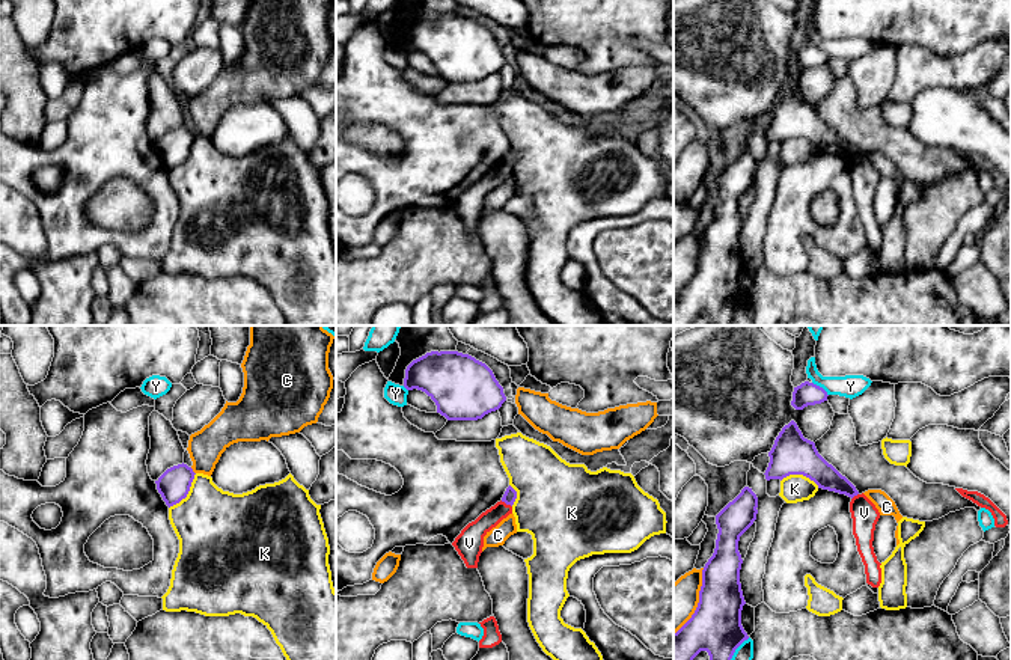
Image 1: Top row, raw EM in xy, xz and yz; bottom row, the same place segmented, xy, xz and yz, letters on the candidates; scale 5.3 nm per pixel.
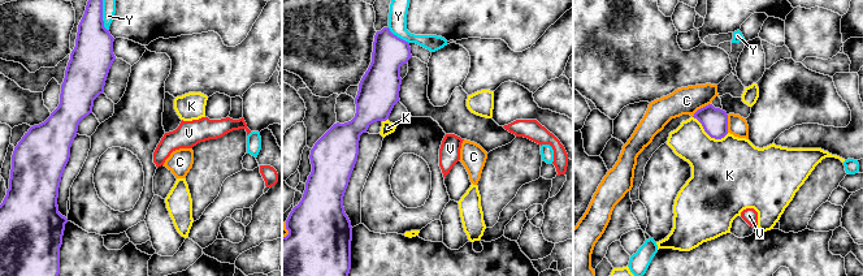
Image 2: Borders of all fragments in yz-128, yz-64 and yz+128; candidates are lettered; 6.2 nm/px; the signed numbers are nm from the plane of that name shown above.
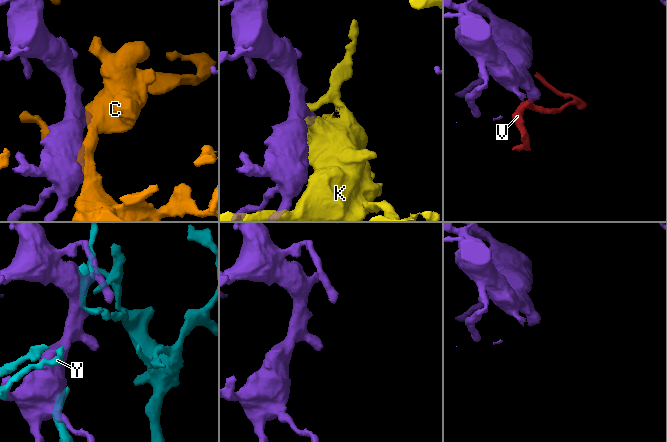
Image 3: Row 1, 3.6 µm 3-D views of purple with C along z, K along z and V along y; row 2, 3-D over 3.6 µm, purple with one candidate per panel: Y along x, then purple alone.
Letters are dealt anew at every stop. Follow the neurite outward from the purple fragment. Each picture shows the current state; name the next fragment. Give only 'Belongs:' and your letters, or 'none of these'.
Belongs: none of these

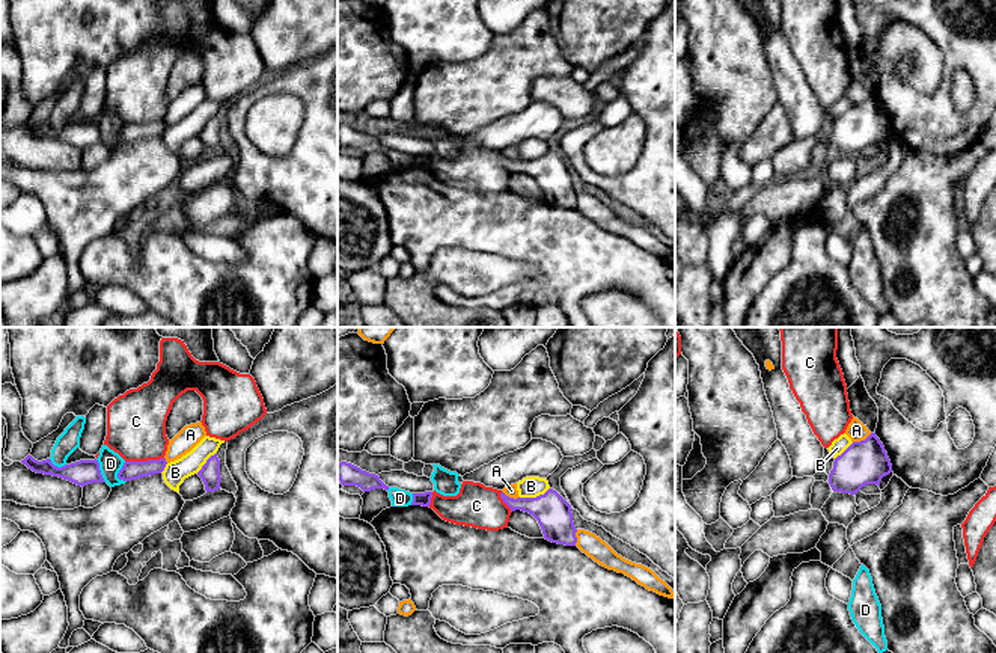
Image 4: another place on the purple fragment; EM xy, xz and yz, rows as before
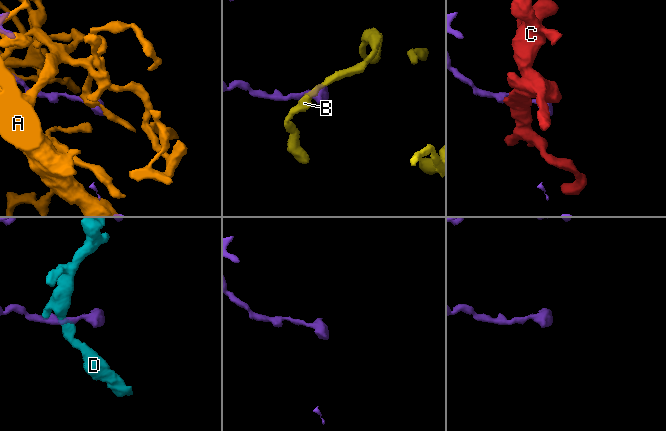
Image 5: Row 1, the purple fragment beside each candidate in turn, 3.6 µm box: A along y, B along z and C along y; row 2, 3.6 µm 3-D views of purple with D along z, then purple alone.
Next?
Belongs: none of these

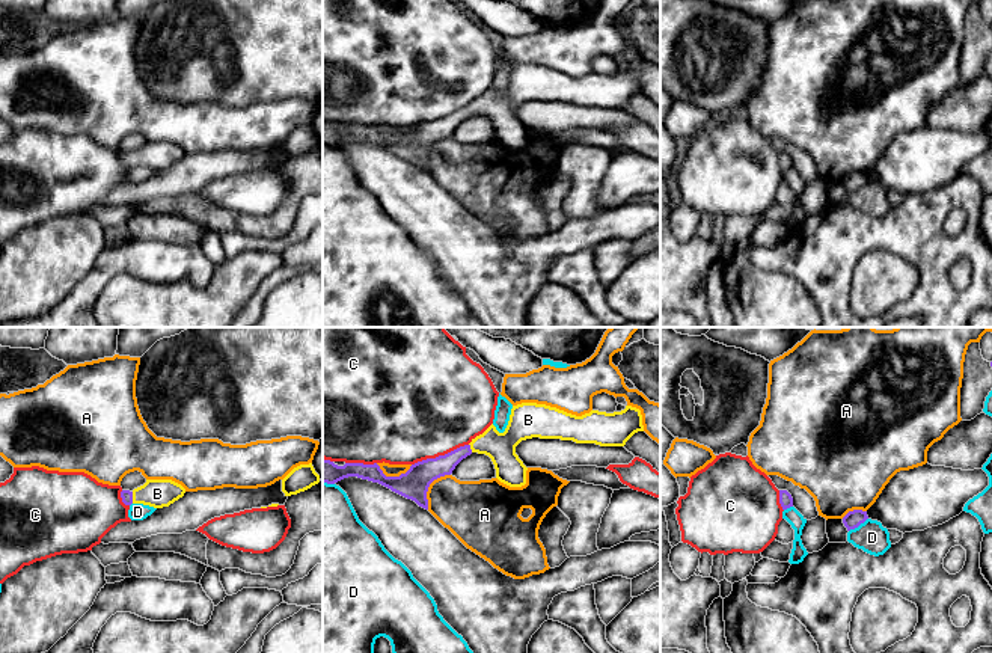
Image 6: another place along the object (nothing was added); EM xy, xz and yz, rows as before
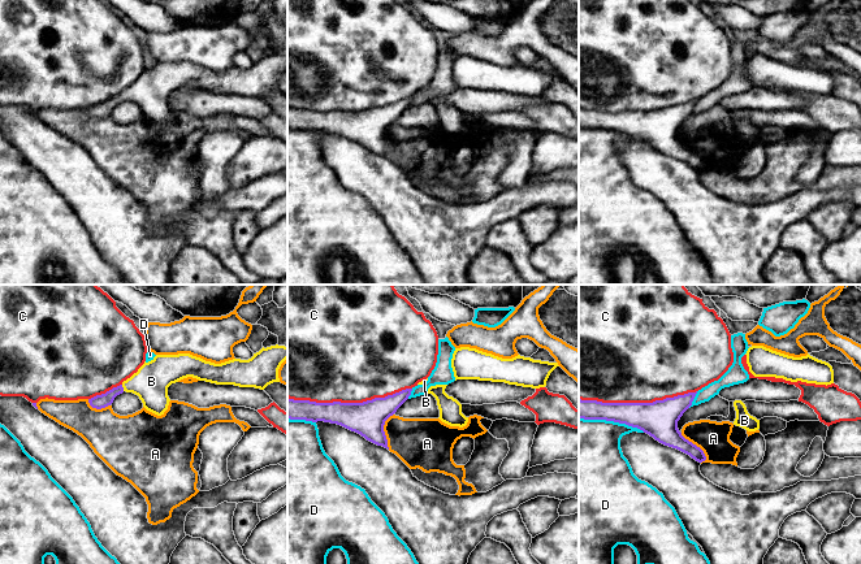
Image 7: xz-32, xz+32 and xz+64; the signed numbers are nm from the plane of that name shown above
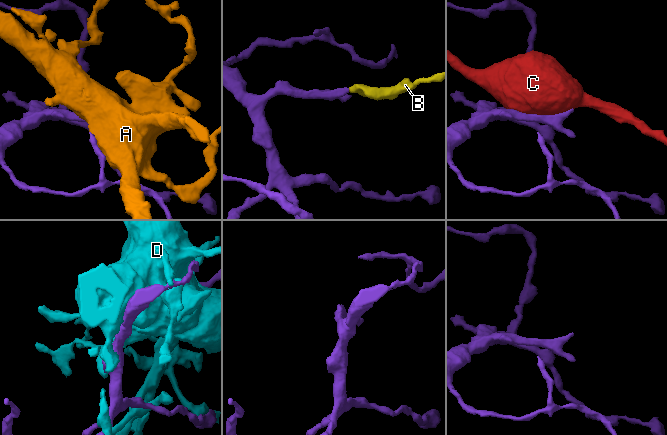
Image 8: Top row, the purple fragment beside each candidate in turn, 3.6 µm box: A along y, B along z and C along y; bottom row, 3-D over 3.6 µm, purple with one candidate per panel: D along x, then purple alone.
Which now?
Belongs: B

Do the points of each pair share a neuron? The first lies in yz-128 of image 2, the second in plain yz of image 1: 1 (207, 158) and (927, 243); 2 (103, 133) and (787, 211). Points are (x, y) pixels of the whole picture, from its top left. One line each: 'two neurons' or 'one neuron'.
1: one neuron
2: one neuron

